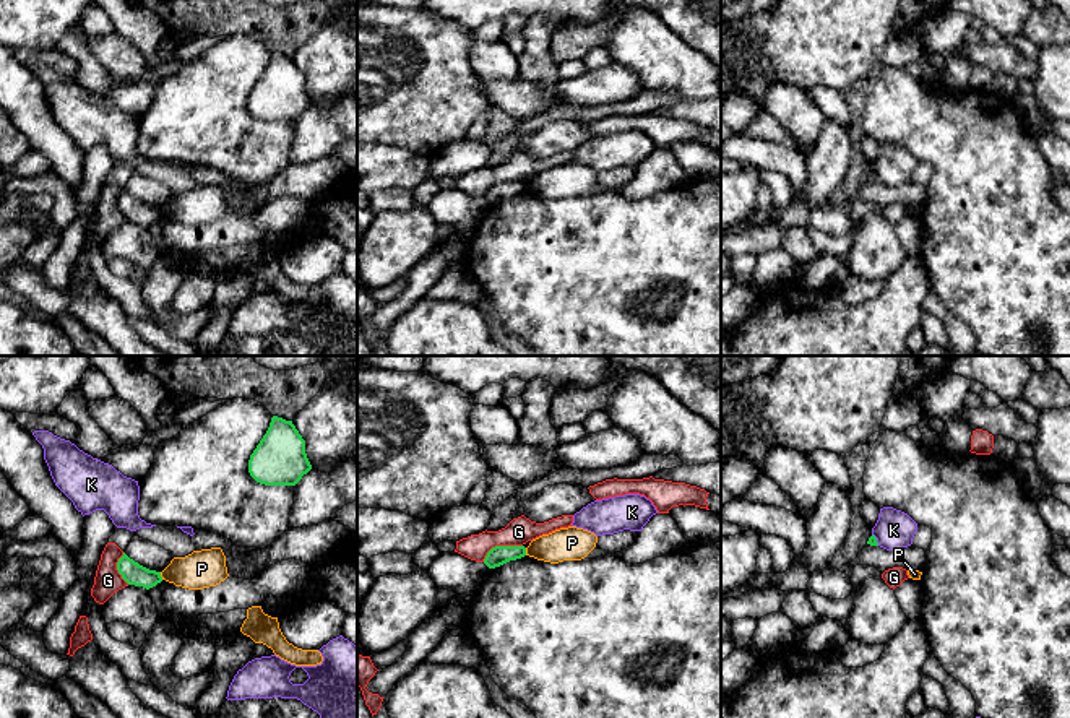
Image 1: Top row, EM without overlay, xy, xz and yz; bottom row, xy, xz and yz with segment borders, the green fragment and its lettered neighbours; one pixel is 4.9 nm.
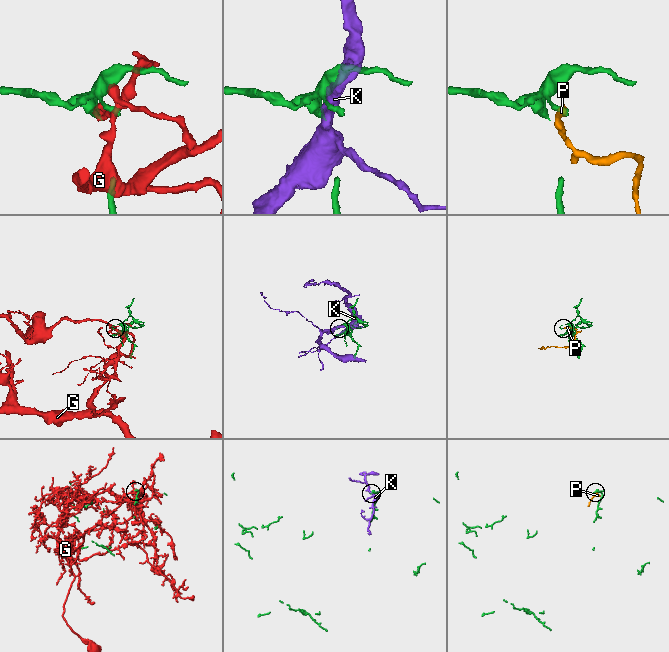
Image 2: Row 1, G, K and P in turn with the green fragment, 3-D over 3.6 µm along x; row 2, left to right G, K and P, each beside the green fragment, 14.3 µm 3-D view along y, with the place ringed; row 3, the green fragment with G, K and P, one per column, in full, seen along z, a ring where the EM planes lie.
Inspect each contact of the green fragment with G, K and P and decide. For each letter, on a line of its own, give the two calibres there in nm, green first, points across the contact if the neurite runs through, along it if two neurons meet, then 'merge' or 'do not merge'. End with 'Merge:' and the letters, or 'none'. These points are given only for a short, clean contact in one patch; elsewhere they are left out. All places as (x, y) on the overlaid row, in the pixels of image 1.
G: 100 nm thick on the green side, 140 nm on the other; do not merge
K: 50 nm thick on the green side, 190 nm on the other; border along yz (872, 533), (879, 544); do not merge
P: 110 nm thick on the green side, 190 nm on the other; border along xy (159, 572), (163, 579); do not merge
Merge: none

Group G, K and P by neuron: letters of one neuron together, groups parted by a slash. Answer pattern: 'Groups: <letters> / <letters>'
Groups: G / K / P

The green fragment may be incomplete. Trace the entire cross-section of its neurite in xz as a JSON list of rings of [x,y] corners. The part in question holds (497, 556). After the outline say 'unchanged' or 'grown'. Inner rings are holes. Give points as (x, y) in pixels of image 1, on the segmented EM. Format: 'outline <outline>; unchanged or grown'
outline [[[495,546],[487,552],[484,564],[489,569],[495,569],[495,567],[500,567],[510,560],[521,559],[524,556],[526,556],[524,546]]]; unchanged

